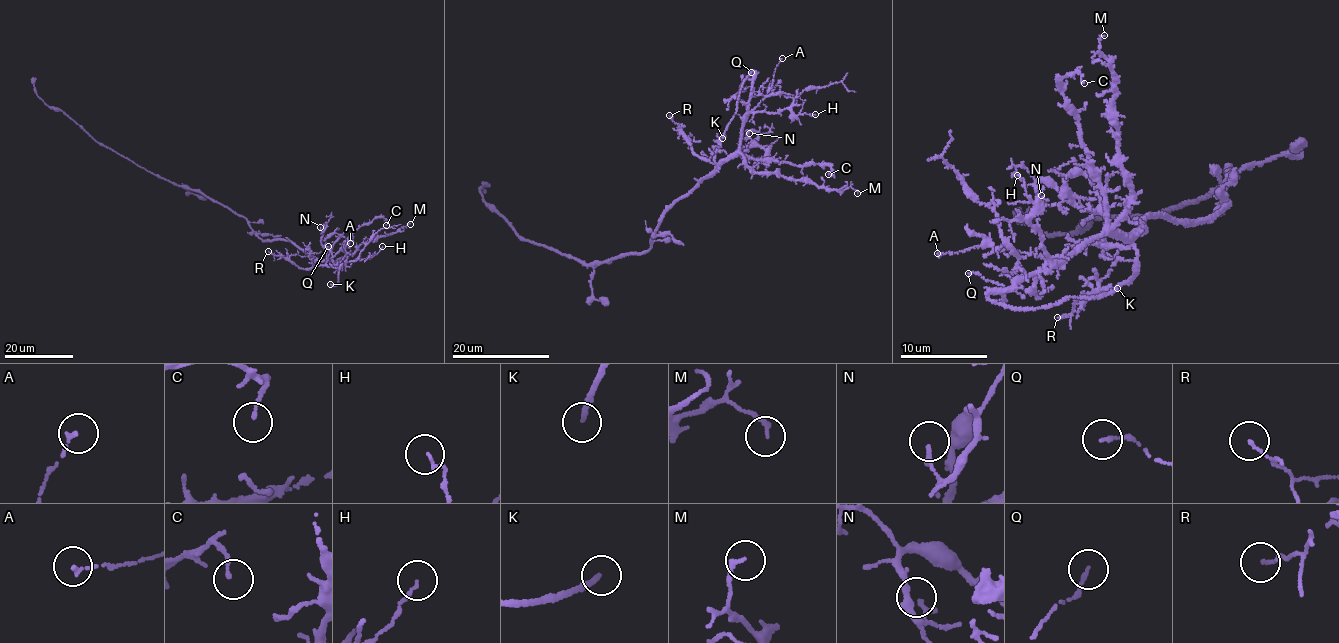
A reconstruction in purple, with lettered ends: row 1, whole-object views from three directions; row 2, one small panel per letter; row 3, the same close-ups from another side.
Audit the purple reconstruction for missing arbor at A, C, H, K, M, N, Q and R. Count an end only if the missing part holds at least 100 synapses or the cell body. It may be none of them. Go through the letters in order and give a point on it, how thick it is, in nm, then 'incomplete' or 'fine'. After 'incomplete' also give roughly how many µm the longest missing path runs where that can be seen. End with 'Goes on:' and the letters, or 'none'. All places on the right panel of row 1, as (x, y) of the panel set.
A: place (937, 253); calibre 130 nm; fine
C: place (1084, 83); calibre 120 nm; fine
H: place (1017, 175); calibre 130 nm; fine
K: place (1117, 288); calibre 200 nm; incomplete; missing 15 µm
M: place (1104, 35); calibre 150 nm; fine
N: place (1041, 195); calibre 170 nm; fine
Q: place (968, 273); calibre 140 nm; fine
R: place (1057, 317); calibre 100 nm; fine
Goes on: K

